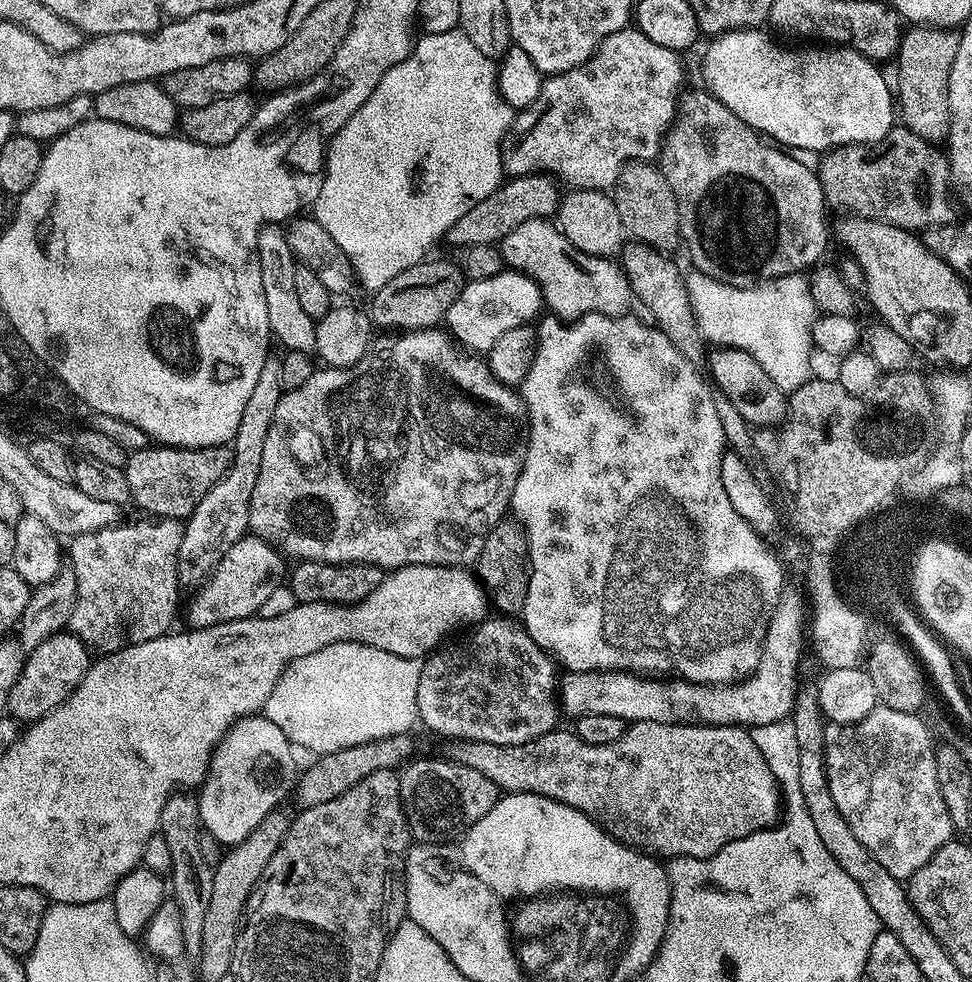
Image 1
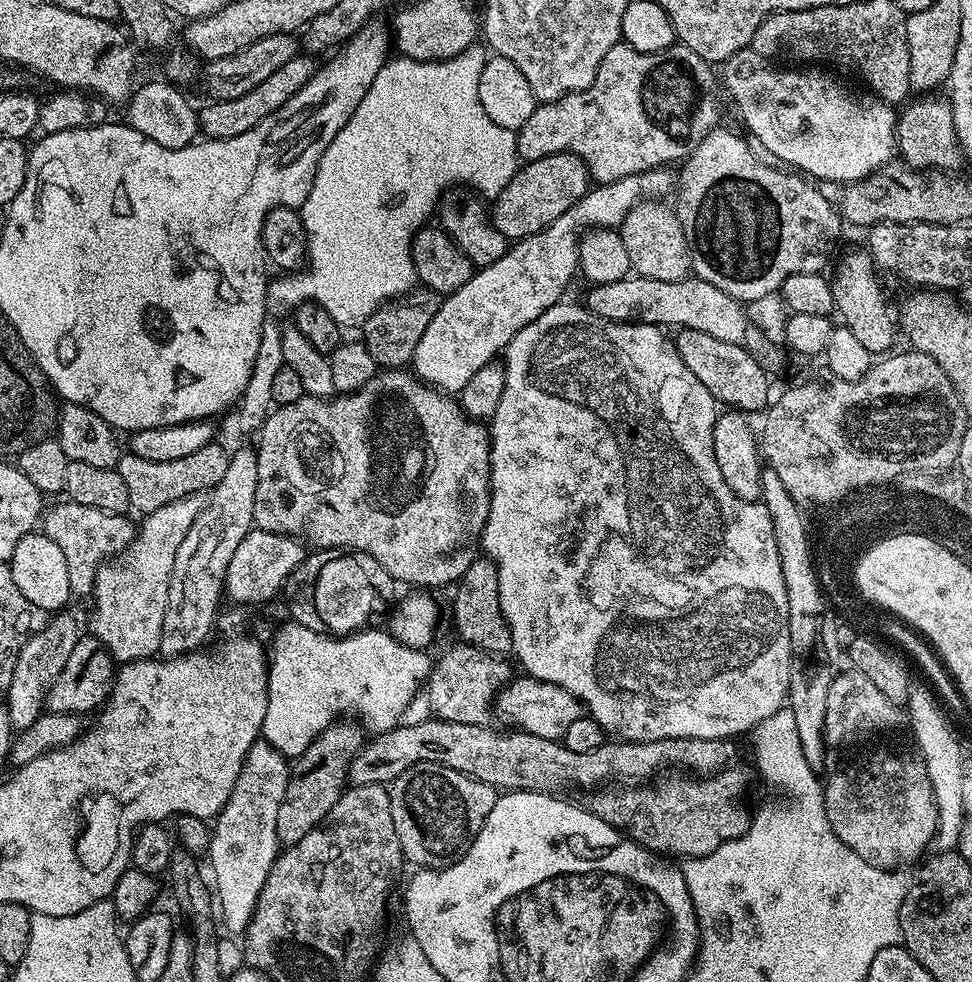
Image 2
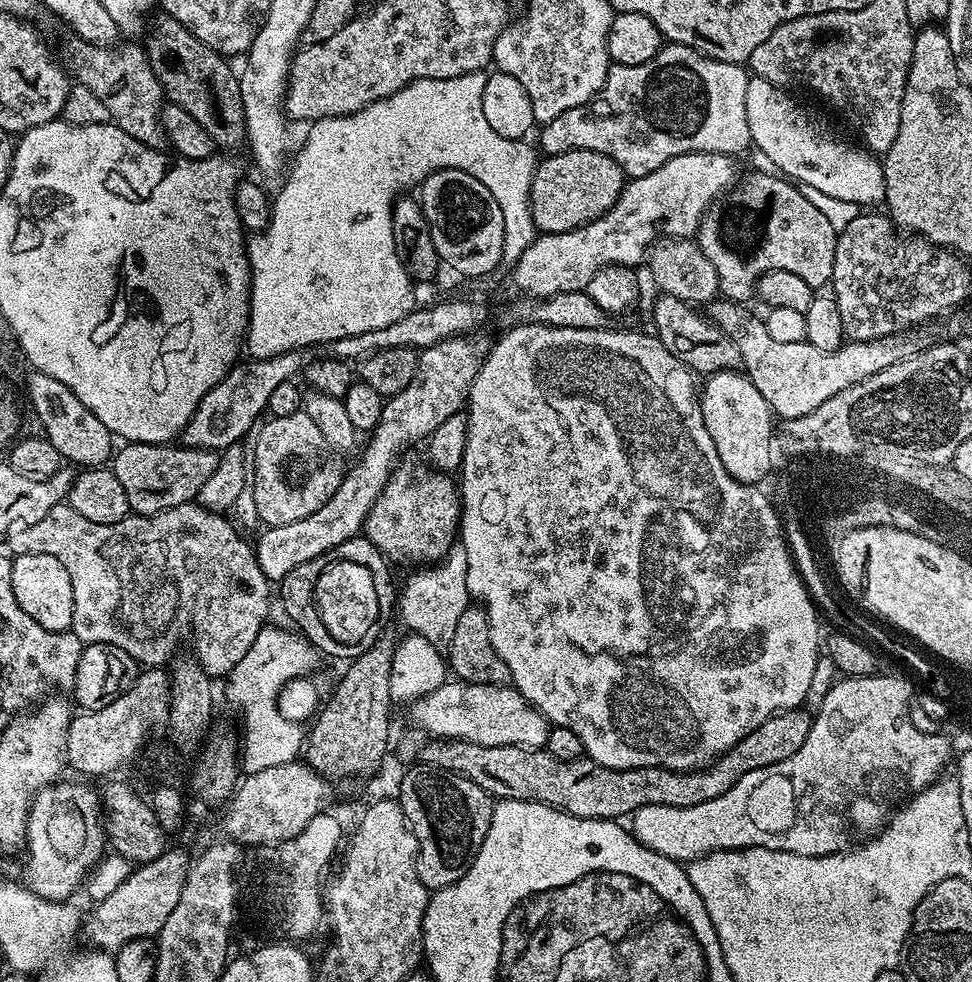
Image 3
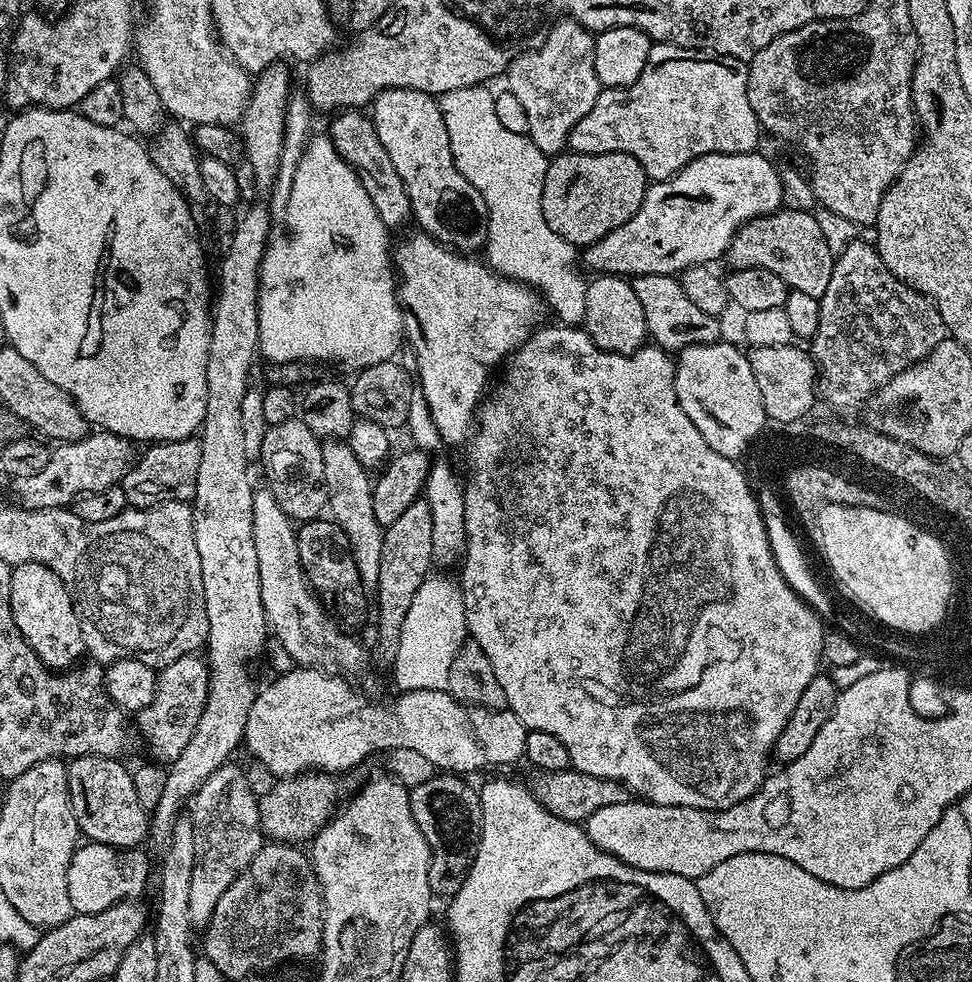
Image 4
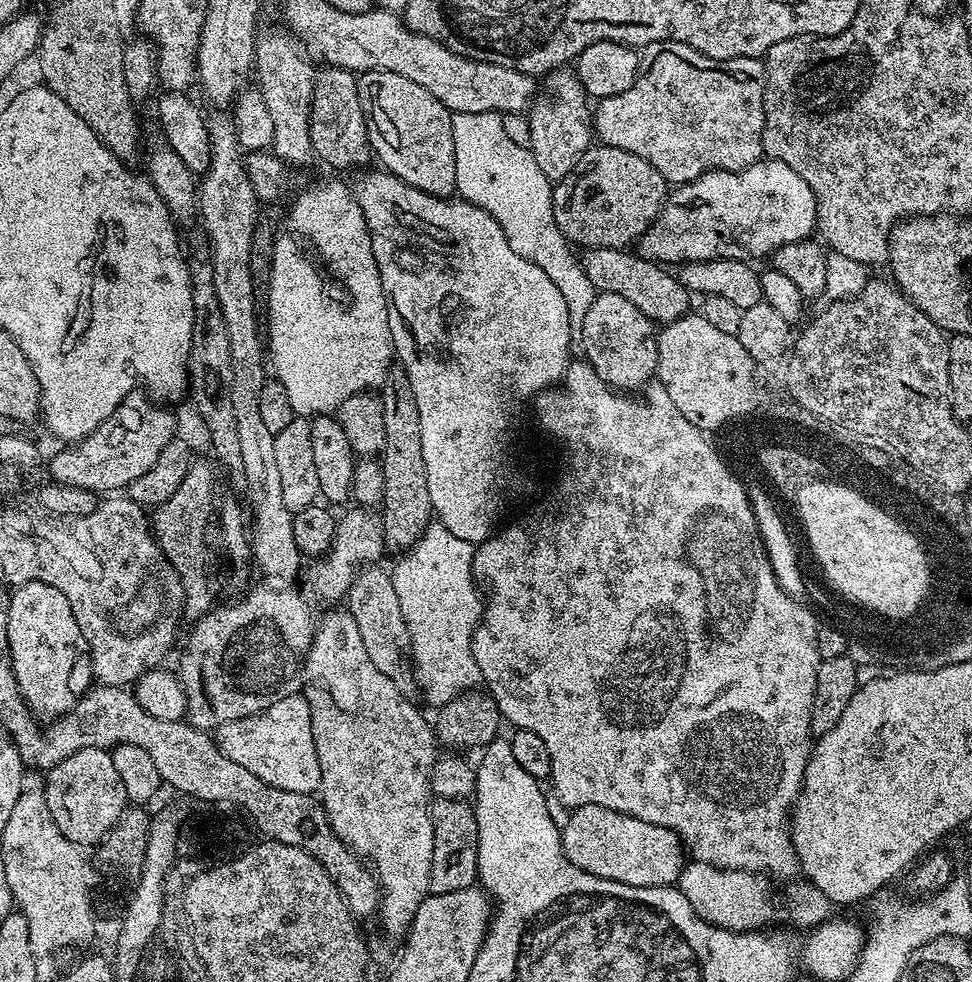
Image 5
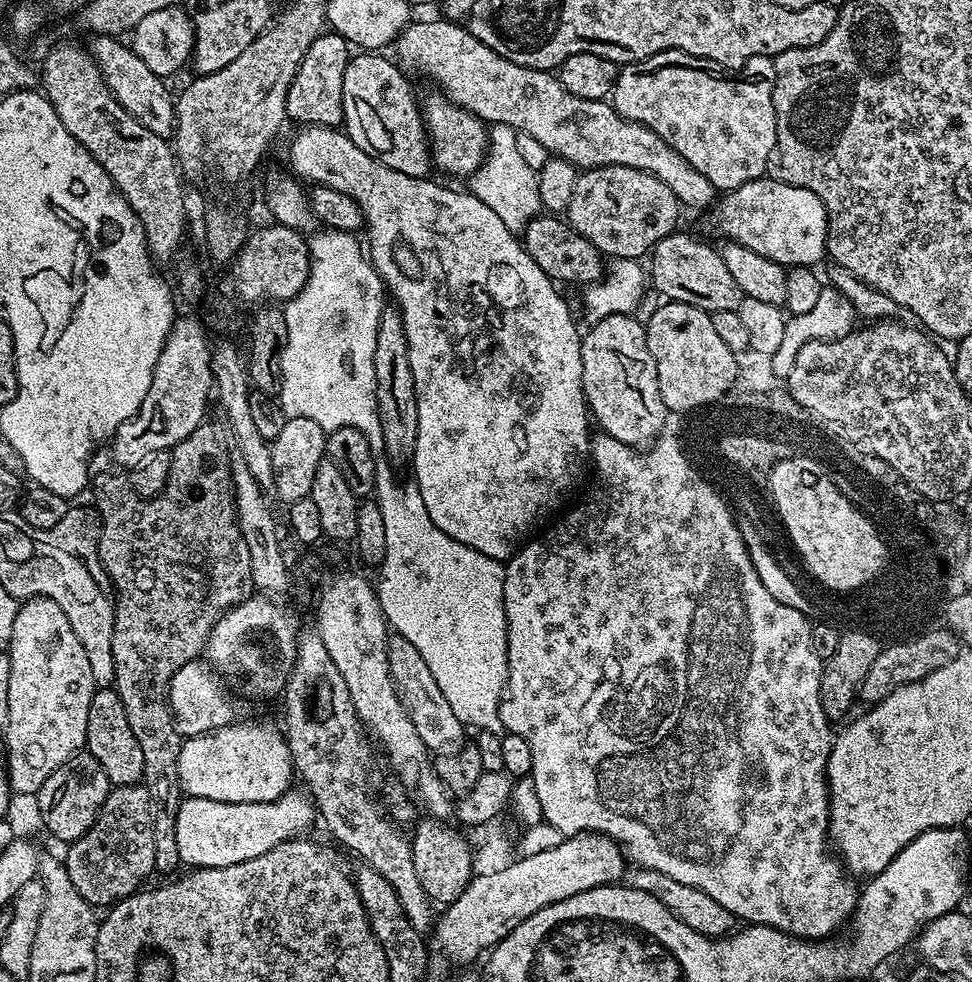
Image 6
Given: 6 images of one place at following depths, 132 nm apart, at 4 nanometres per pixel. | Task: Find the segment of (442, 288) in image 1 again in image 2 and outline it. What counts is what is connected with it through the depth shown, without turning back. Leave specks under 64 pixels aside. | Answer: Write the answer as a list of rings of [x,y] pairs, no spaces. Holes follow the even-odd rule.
[[[420,286],[388,301],[384,307],[370,314],[370,318],[362,325],[364,332],[362,343],[370,350],[370,354],[381,369],[400,370],[411,365],[418,341],[421,340],[422,334],[426,334],[426,326],[430,326],[430,318],[434,318],[434,314],[440,309],[441,299],[441,293]]]

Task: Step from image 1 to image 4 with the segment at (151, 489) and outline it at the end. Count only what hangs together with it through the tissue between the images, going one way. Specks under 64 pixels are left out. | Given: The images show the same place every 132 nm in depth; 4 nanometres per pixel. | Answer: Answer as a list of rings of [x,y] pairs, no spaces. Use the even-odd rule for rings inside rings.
[[[199,439],[152,442],[144,453],[135,457],[132,469],[124,475],[122,487],[133,508],[153,508],[171,500],[191,501],[198,486],[198,466],[202,463]]]

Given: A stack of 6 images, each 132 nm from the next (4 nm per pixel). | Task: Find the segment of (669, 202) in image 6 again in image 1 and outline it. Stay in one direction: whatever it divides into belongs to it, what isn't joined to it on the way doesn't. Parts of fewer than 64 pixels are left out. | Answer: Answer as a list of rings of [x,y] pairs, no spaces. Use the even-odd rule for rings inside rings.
[[[547,174],[511,177],[507,182],[501,183],[500,187],[494,190],[494,194],[490,194],[490,198],[478,202],[474,210],[466,210],[466,214],[462,214],[462,218],[458,218],[454,226],[450,226],[447,243],[452,243],[454,247],[460,248],[459,250],[483,244],[499,245],[500,241],[506,238],[506,234],[510,234],[510,230],[515,230],[517,226],[522,226],[522,222],[539,216],[555,217],[562,199],[561,189],[556,187],[557,181]]]

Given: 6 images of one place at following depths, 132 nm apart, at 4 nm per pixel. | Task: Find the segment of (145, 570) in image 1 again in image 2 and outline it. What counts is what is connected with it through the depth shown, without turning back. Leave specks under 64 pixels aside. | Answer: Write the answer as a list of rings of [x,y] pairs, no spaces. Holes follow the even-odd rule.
[[[203,495],[178,498],[178,502],[170,502],[166,506],[158,506],[158,510],[147,513],[144,521],[139,521],[136,534],[127,548],[111,560],[105,560],[96,572],[90,603],[92,603],[91,635],[106,646],[117,665],[129,664],[135,660],[146,660],[155,657],[160,651],[162,642],[162,618],[166,618],[166,598],[170,594],[170,570],[174,570],[174,558],[178,555],[178,546],[182,546],[182,538],[186,538],[186,530],[194,526],[194,518],[198,518],[206,503]]]

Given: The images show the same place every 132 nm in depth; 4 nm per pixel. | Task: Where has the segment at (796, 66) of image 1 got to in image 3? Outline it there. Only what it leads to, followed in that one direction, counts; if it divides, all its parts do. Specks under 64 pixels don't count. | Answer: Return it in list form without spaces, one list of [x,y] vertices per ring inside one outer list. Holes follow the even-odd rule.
[[[752,76],[746,86],[746,118],[750,122],[752,144],[760,147],[760,152],[773,164],[773,169],[779,170],[785,177],[802,182],[822,190],[833,198],[854,202],[861,206],[876,206],[884,198],[884,165],[873,153],[863,147],[855,148],[844,140],[832,140],[828,132],[823,132],[802,109],[796,105],[795,95],[789,94],[783,88],[775,88],[766,78]]]

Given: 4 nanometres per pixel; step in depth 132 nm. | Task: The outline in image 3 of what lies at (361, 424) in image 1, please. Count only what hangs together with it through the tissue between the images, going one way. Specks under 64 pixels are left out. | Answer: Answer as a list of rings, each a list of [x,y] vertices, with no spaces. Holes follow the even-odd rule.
[[[303,410],[289,416],[265,419],[255,436],[256,449],[251,449],[250,452],[250,496],[252,492],[252,504],[256,507],[256,516],[261,520],[261,525],[273,528],[298,522],[314,514],[314,510],[318,510],[332,497],[334,490],[338,490],[342,468],[340,472],[340,464],[336,461],[337,453],[328,445],[326,438],[322,438],[322,430],[314,426],[312,419]],[[427,463],[403,464],[393,471],[384,493],[369,510],[362,532],[393,565],[434,565],[458,540],[462,511],[458,484],[451,475],[433,470]]]

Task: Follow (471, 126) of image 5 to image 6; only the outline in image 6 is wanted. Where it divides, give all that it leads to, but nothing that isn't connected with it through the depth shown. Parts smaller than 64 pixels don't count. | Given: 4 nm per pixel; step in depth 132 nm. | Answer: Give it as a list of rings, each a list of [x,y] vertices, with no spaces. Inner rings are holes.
[[[494,124],[488,130],[488,154],[480,163],[480,168],[470,178],[470,191],[477,196],[510,231],[520,234],[535,216],[541,215],[540,177],[537,169],[523,160],[518,151],[518,142],[514,139],[514,130],[505,124]]]

